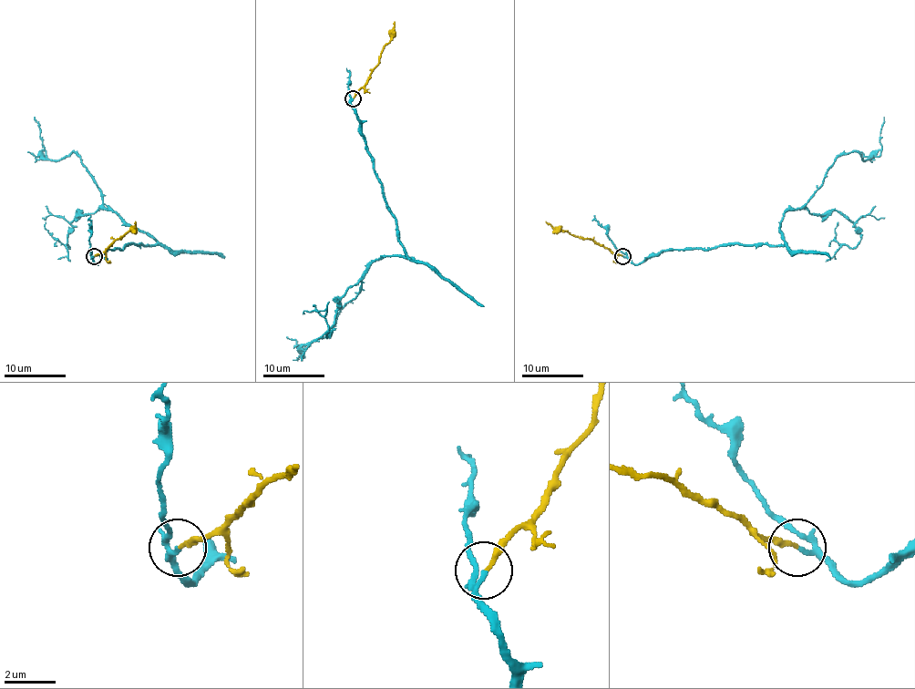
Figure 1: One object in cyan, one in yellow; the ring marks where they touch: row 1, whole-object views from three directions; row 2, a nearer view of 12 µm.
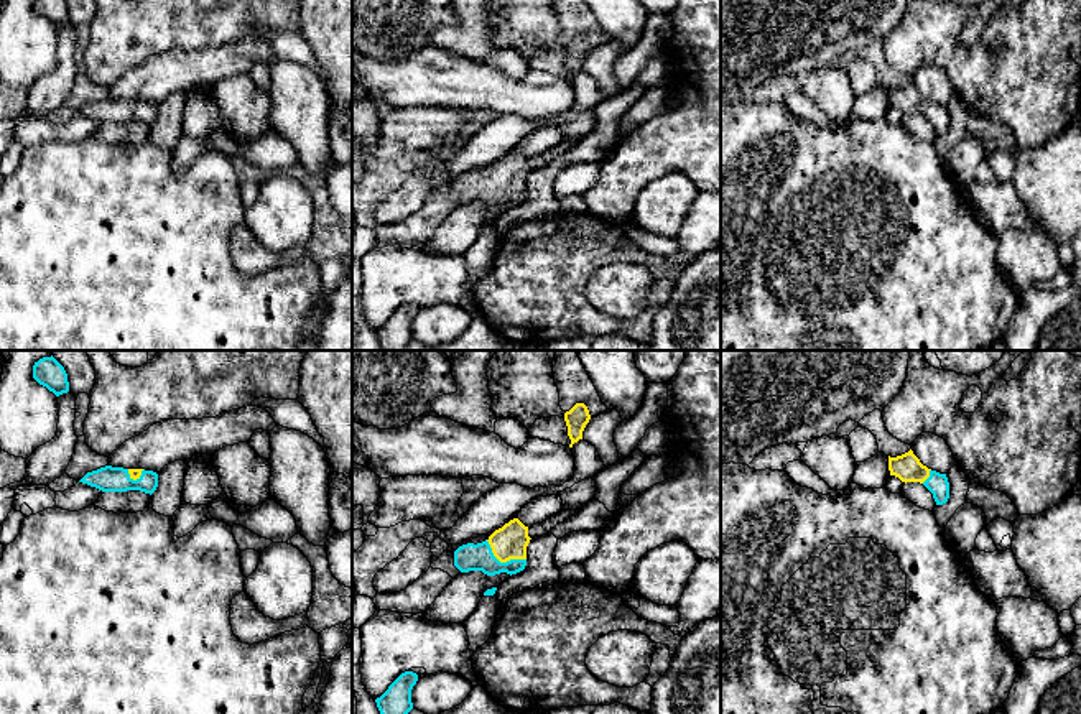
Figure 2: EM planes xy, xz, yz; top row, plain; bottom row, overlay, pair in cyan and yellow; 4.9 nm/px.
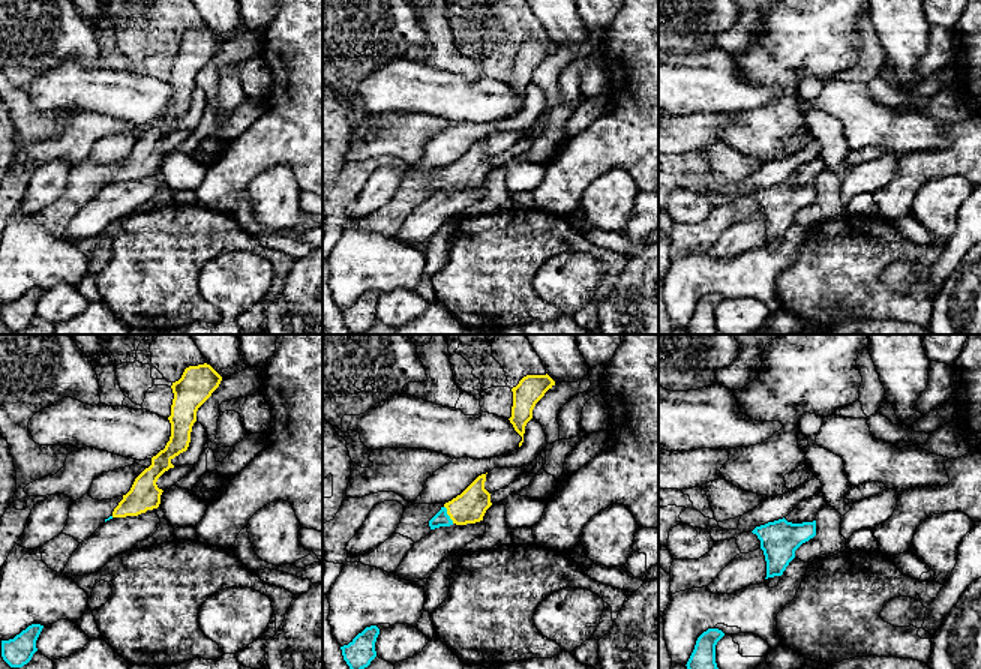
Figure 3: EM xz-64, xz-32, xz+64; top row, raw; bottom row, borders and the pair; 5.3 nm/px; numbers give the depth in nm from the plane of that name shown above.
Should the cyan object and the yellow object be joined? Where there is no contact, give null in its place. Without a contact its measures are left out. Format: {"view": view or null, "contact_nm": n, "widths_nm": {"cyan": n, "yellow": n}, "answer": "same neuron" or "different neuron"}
{"view": "xz", "contact_nm": 220, "widths_nm": {"cyan": 130, "yellow": 170}, "answer": "same neuron"}

